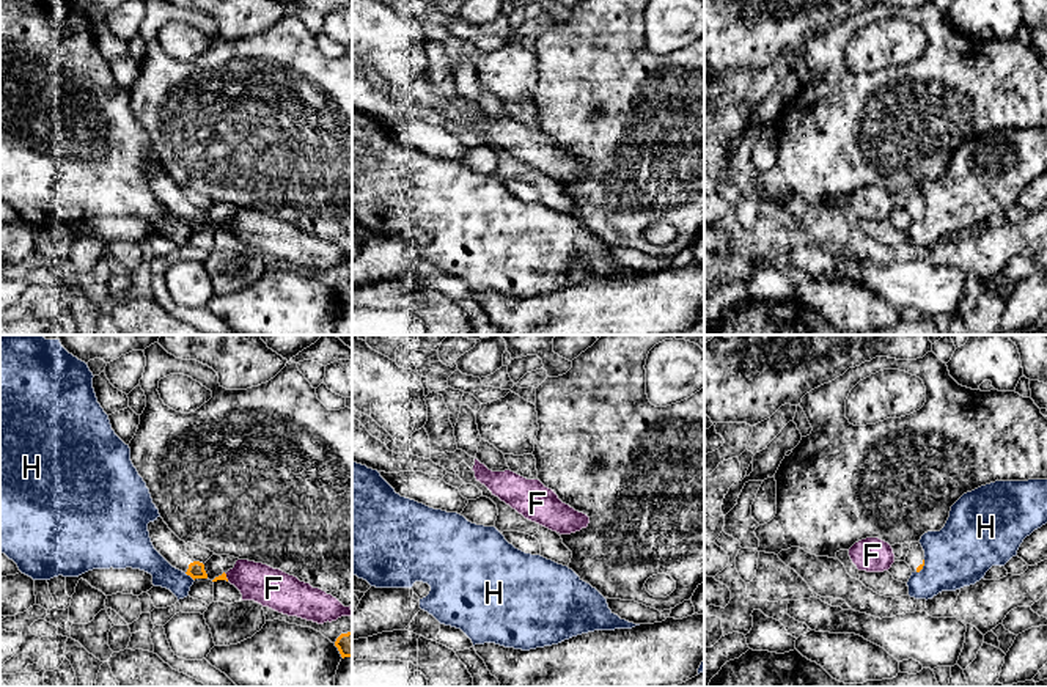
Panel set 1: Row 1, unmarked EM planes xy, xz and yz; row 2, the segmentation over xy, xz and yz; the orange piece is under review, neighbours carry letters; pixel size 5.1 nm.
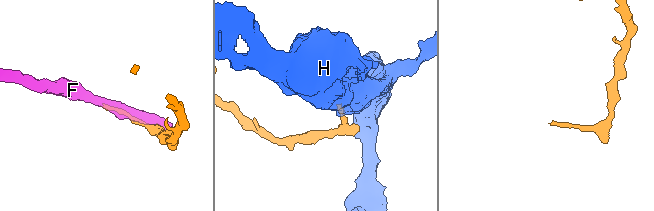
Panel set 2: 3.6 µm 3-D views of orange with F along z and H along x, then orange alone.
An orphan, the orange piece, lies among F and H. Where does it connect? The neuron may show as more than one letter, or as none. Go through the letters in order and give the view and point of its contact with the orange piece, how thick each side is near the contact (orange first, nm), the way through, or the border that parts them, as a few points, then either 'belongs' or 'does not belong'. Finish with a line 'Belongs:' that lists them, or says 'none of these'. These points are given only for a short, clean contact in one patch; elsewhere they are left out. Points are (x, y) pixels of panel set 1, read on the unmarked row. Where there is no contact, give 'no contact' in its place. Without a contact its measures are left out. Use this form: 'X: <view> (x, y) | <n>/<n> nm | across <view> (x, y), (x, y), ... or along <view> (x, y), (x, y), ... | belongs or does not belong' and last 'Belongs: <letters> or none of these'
F: xy (225, 225) | 30/200 nm | does not belong
H: xy (189, 222) | 80/140 nm | along xy (184, 220), (194, 228) | does not belong
Belongs: none of these

